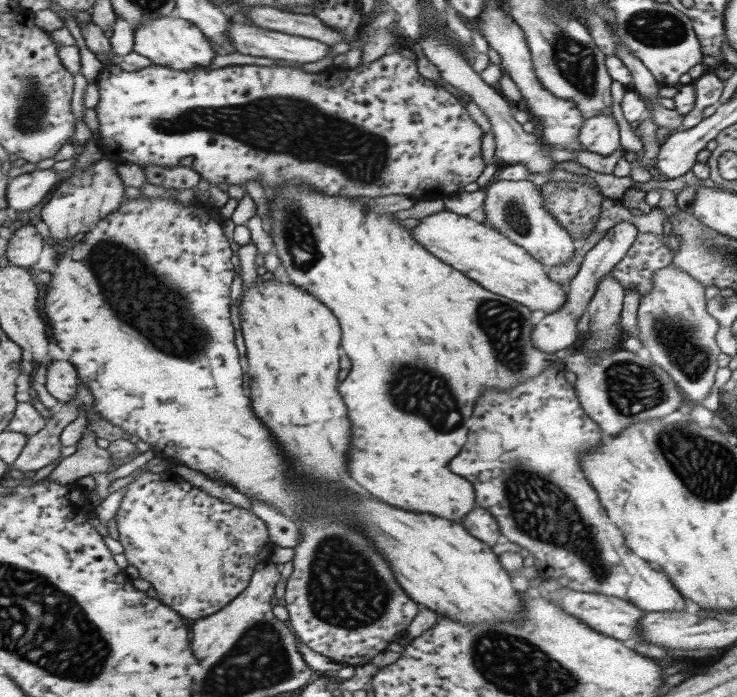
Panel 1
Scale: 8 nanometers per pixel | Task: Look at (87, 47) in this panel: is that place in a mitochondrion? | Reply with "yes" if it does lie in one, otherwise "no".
no

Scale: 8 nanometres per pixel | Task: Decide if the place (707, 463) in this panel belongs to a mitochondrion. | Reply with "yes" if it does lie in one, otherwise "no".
yes

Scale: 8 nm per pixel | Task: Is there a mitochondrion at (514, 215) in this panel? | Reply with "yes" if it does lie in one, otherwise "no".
yes

